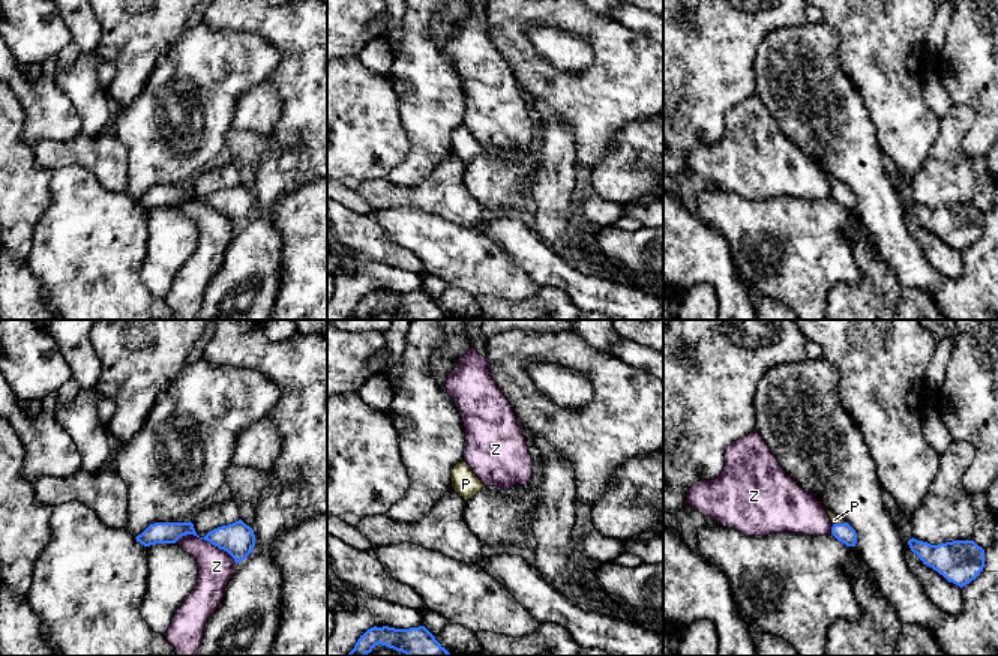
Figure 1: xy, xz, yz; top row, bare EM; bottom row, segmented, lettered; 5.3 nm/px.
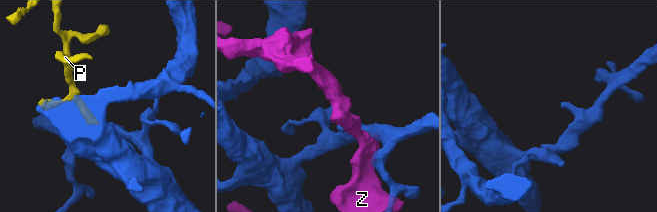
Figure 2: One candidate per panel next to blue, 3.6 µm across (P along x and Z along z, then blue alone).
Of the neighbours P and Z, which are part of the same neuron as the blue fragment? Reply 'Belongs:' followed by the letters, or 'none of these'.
Belongs: P

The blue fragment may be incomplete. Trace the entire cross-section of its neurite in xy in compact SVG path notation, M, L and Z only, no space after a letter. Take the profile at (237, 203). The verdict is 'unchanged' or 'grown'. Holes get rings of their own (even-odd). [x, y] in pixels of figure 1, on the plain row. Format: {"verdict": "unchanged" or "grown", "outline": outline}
{"verdict": "unchanged", "outline": "M242 183L218 191L200 203L204 203L219 213L227 215L236 227L245 224L255 210L254 194Z"}

